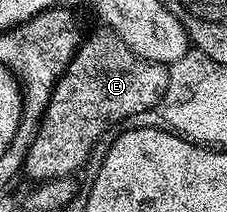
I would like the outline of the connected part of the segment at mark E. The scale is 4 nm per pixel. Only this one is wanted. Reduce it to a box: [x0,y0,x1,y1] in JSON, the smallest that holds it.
[24,28,168,184]

